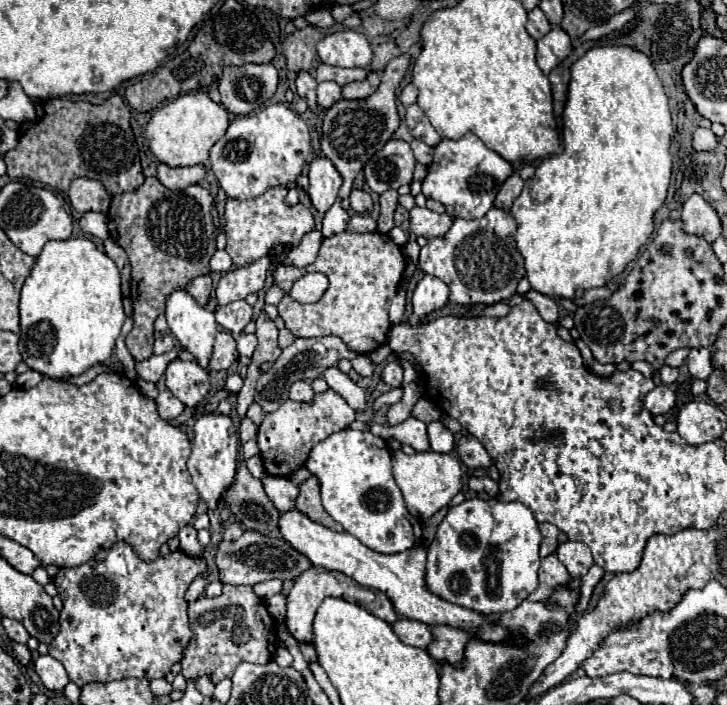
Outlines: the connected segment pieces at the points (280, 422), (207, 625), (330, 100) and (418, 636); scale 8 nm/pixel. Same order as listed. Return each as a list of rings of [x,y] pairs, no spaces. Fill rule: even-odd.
[[[328,388],[326,392],[320,392],[320,400],[312,402],[294,402],[286,400],[276,412],[270,412],[264,416],[264,422],[258,426],[258,446],[260,456],[266,474],[288,478],[294,470],[302,468],[308,460],[310,450],[328,438],[330,434],[348,428],[354,422],[354,410],[348,406],[348,402]]]
[[[224,584],[224,592],[218,598],[200,596],[188,604],[190,628],[194,632],[184,658],[182,676],[188,682],[196,682],[200,676],[208,676],[214,684],[230,678],[240,662],[268,664],[276,652],[274,618],[268,614],[264,600],[260,600],[252,586],[230,586]],[[236,626],[244,626],[250,632],[234,632]]]
[[[320,82],[318,84],[318,104],[320,104],[320,108],[330,108],[338,100],[342,100],[342,86],[338,86],[336,82]]]
[[[398,618],[392,624],[394,634],[408,646],[416,646],[416,648],[426,648],[432,640],[430,634],[430,626],[424,622],[416,622],[416,620],[406,620],[406,618]]]

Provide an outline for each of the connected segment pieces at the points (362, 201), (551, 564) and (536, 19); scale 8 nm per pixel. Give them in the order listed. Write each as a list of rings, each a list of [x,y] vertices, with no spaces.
[[[352,188],[348,200],[350,200],[350,206],[352,206],[358,214],[370,214],[370,212],[372,212],[372,198],[370,198],[370,194],[366,194],[364,190]]]
[[[546,556],[542,560],[542,566],[540,566],[540,586],[536,588],[536,592],[532,592],[528,596],[530,602],[542,602],[542,604],[548,604],[550,596],[558,590],[558,588],[564,588],[568,586],[570,582],[570,574],[568,570],[564,568],[564,564],[554,556]]]
[[[534,8],[528,12],[528,24],[526,24],[526,30],[528,34],[534,38],[534,40],[540,40],[544,34],[548,34],[552,30],[550,22],[546,20],[544,12],[540,8]]]

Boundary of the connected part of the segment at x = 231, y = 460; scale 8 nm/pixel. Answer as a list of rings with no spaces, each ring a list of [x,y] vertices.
[[[222,414],[202,416],[194,424],[194,440],[192,440],[192,454],[188,458],[188,472],[192,476],[192,482],[200,498],[206,502],[210,510],[218,508],[218,504],[224,498],[224,492],[232,486],[236,474],[236,458],[238,458],[238,434],[230,416]]]

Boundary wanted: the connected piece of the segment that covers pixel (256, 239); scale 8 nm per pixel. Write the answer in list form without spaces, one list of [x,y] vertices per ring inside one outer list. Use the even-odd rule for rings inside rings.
[[[270,188],[264,192],[264,196],[256,200],[228,200],[226,202],[226,236],[228,236],[228,246],[226,252],[230,254],[234,266],[244,266],[250,264],[262,256],[268,254],[270,248],[276,244],[286,244],[286,246],[296,246],[302,236],[310,230],[314,230],[314,218],[310,210],[302,204],[296,206],[286,206],[286,188]]]

